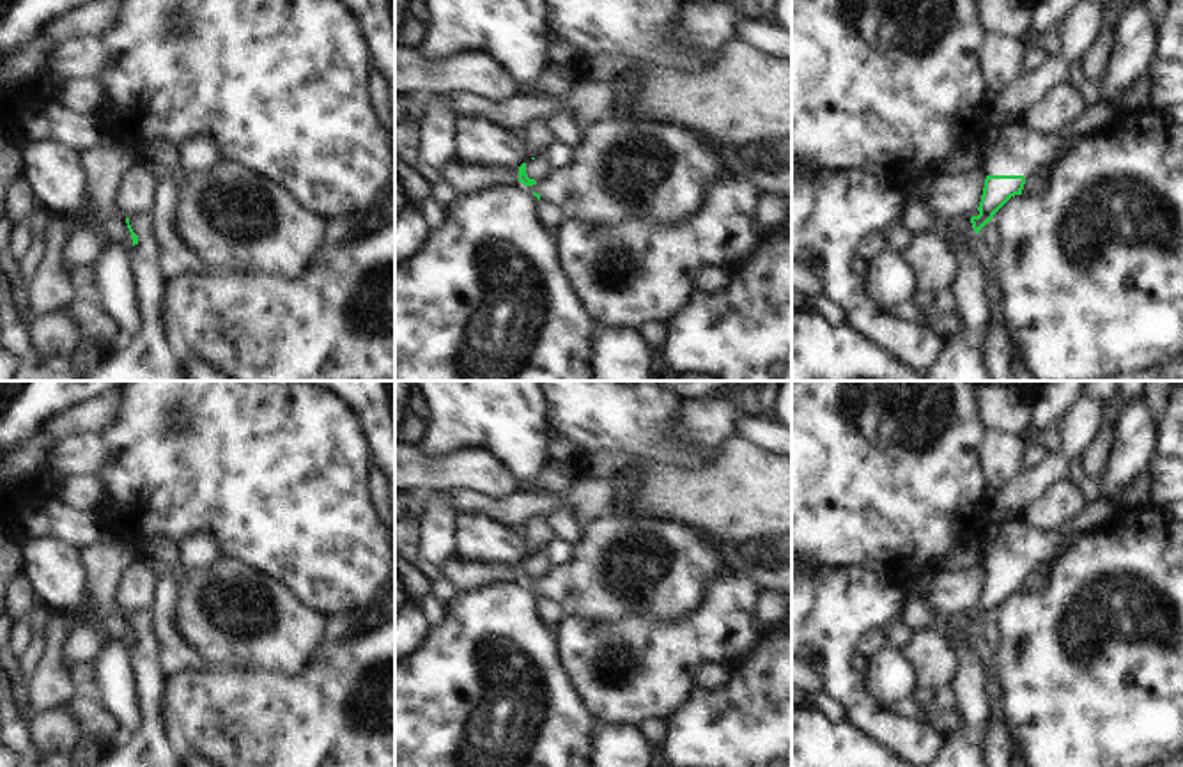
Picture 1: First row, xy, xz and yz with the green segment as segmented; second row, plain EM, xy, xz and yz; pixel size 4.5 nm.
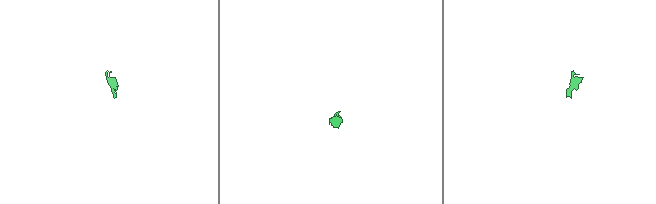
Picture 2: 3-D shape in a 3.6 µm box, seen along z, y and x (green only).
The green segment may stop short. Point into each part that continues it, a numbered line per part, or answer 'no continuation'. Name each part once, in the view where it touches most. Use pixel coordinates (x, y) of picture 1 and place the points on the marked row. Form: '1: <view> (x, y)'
1: xy (147, 356)
2: yz (1019, 151)

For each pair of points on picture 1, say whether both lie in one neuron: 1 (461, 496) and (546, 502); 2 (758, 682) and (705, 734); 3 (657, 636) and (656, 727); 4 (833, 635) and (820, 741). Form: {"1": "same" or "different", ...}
{"1": "same", "2": "same", "3": "different", "4": "different"}

